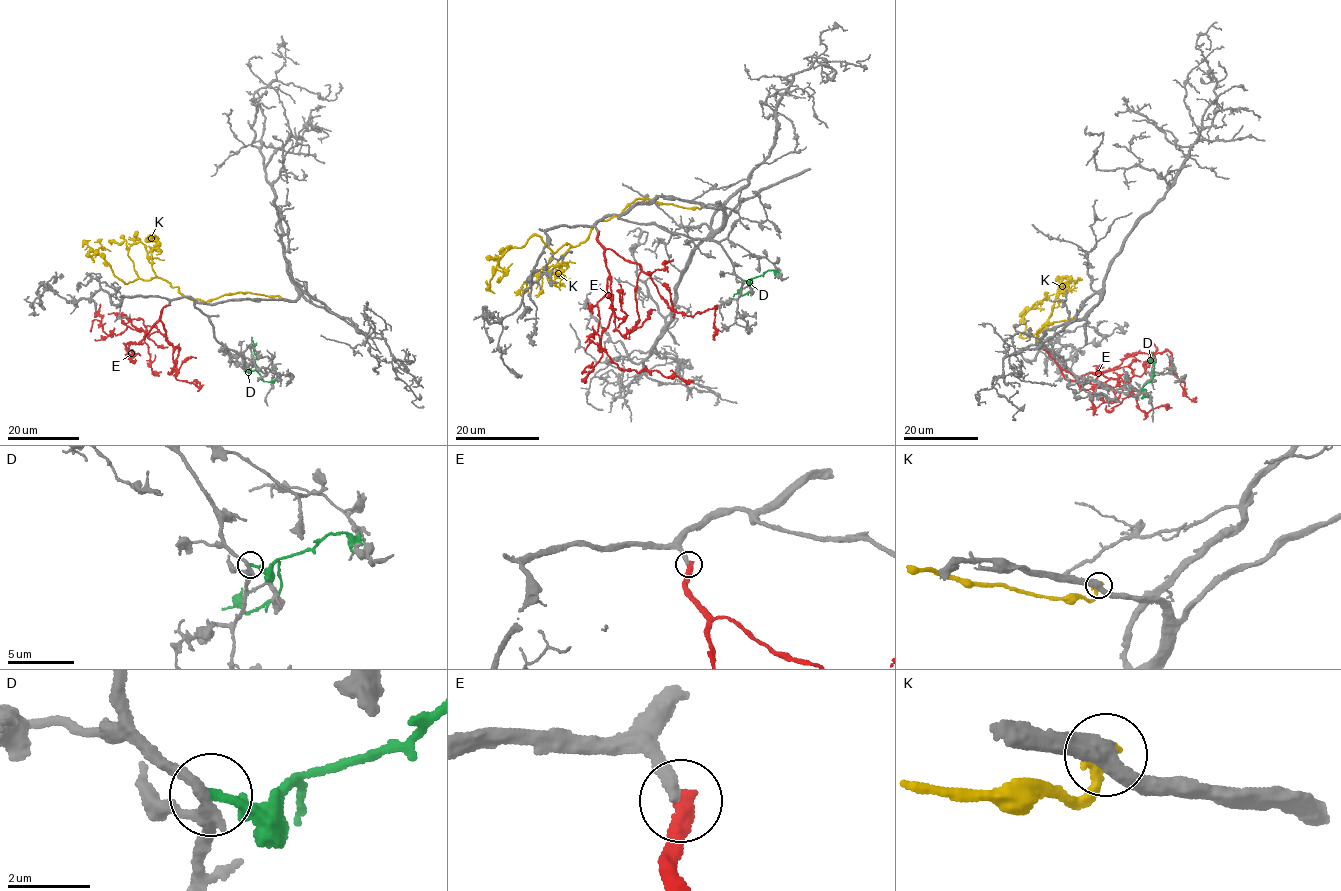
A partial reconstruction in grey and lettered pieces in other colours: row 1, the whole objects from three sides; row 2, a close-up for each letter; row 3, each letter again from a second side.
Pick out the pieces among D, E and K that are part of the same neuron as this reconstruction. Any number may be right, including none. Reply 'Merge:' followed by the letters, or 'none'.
Merge: none

